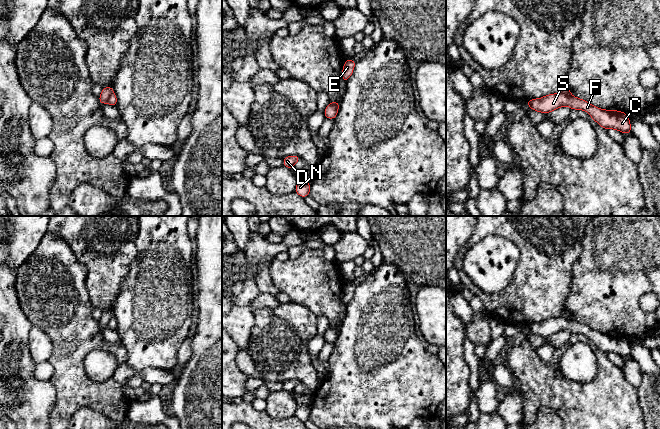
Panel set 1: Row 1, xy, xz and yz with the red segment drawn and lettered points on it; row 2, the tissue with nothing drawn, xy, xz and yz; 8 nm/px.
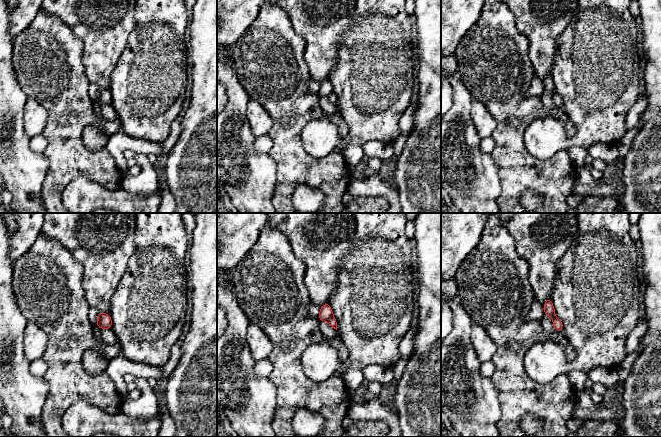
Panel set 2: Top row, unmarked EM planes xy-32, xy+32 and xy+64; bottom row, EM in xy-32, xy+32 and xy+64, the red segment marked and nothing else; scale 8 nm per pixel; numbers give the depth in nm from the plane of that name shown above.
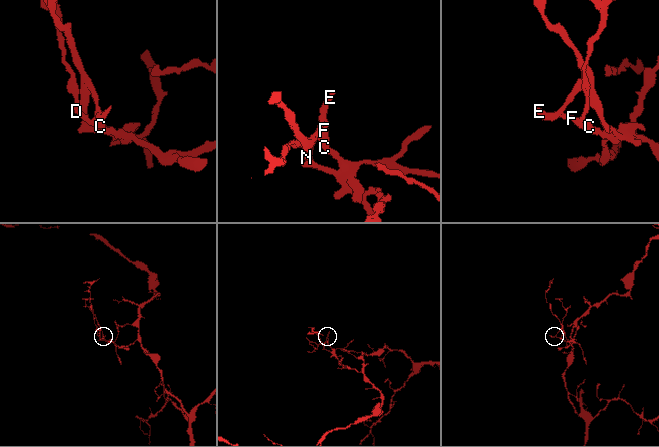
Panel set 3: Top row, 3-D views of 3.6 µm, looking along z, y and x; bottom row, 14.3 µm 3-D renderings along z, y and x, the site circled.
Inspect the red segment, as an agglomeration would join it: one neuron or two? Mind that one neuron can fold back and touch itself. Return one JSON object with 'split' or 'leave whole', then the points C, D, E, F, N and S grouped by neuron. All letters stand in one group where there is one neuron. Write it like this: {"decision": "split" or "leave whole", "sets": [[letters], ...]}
{"decision": "split", "sets": [["C", "D", "E", "F", "S"], ["N"]]}

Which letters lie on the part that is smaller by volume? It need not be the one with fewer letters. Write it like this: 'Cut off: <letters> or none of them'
Cut off: N

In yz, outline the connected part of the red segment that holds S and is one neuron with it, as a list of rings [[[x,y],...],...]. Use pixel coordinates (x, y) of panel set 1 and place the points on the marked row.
[[[562,92],[549,94],[542,98],[530,99],[525,103],[534,110],[544,114],[552,112],[562,106],[568,106],[572,110],[580,109],[590,114],[602,128],[616,129],[621,133],[631,133],[630,119],[624,112],[617,110],[604,110],[591,105],[589,102]]]

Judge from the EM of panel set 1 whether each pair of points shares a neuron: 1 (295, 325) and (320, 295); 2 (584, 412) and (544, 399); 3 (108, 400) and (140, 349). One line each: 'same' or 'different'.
1: different
2: same
3: different

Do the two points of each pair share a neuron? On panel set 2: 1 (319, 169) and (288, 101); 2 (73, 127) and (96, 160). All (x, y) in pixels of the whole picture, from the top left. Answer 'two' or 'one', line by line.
1: one
2: one

